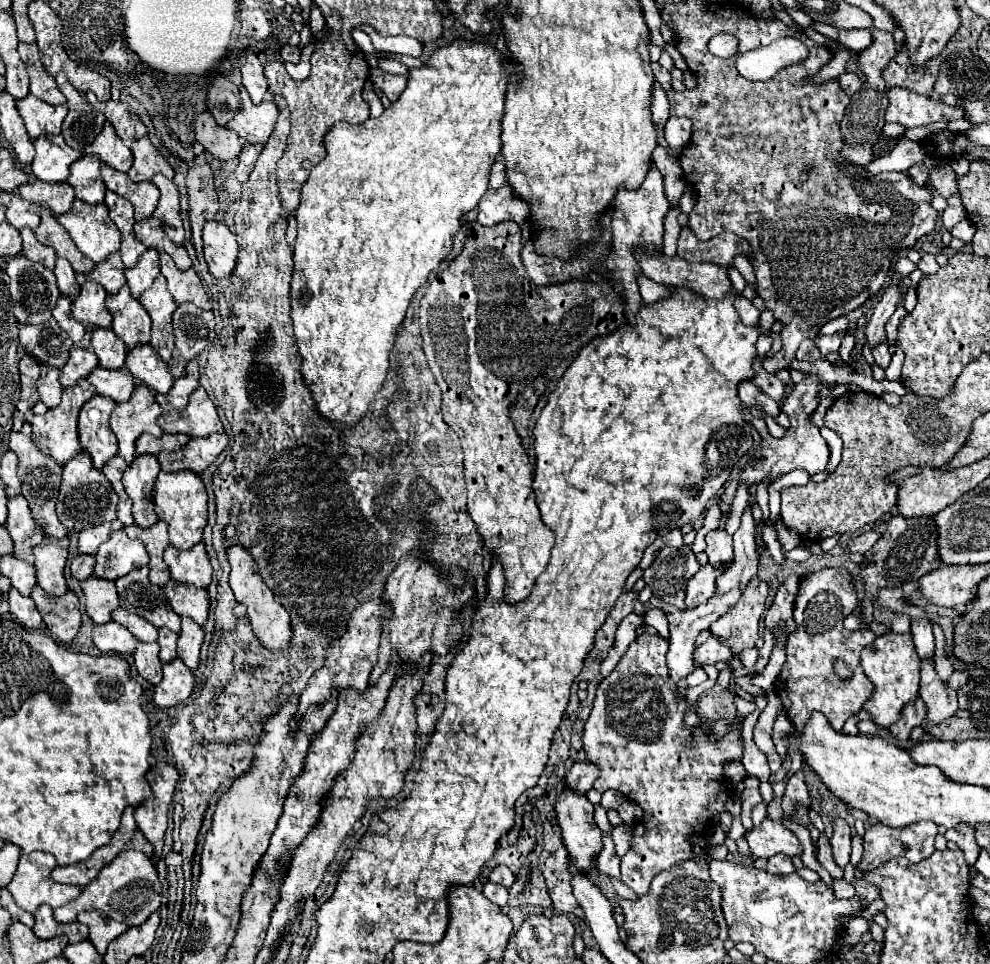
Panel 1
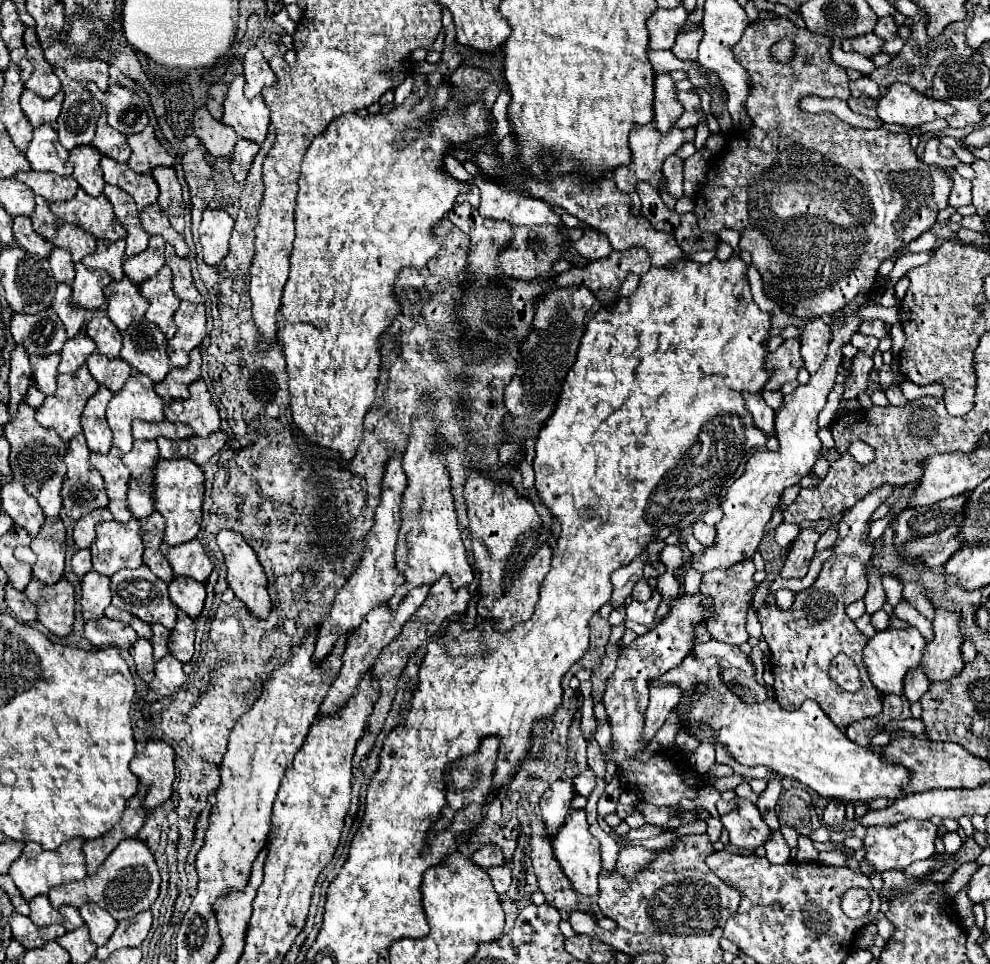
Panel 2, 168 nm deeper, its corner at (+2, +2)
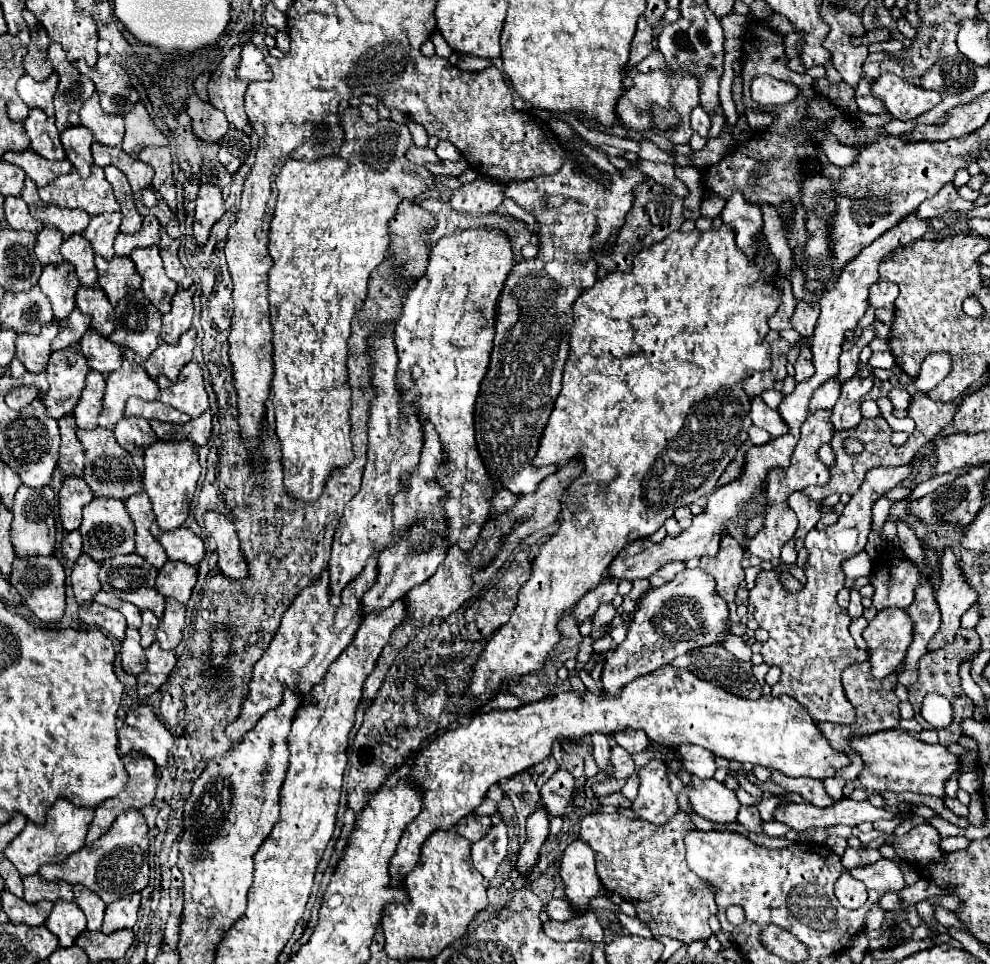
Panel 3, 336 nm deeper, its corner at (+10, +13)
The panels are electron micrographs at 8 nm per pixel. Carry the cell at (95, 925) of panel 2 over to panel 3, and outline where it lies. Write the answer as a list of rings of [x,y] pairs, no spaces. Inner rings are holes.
[[[74,885],[72,891],[74,891],[74,901],[86,915],[88,931],[98,931],[102,927],[102,919],[104,919],[104,911],[106,911],[104,901],[96,893],[86,889],[84,885]]]

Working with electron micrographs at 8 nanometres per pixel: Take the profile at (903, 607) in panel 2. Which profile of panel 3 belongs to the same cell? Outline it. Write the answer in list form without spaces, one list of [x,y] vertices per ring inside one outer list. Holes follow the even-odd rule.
[[[884,561],[870,573],[874,585],[872,605],[882,611],[886,607],[908,609],[914,601],[914,589],[918,587],[918,569],[912,561]]]

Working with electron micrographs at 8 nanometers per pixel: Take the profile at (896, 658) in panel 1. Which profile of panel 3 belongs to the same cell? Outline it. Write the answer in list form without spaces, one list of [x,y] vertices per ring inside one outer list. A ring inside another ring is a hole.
[[[884,609],[868,623],[862,637],[868,645],[872,675],[884,679],[896,671],[912,643],[912,619],[904,609]]]

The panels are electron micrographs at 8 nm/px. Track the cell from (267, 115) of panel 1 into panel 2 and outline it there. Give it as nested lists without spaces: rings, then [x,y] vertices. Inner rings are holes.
[[[238,74],[234,82],[228,86],[222,122],[232,126],[240,138],[264,140],[268,134],[270,110],[266,108],[262,96],[254,96],[252,100],[248,100],[242,92],[242,86],[244,76]]]

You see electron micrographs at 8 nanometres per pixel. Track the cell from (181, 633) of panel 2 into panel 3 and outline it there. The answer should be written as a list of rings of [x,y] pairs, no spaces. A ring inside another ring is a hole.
[[[166,599],[166,611],[160,619],[160,627],[156,631],[156,641],[164,649],[176,649],[182,641],[184,629],[184,605],[176,599]]]

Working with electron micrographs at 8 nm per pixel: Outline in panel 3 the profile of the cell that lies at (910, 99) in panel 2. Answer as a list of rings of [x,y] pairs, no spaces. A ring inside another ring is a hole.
[[[886,73],[872,83],[872,95],[884,103],[894,119],[914,119],[942,101],[936,91],[916,87],[898,75]]]

